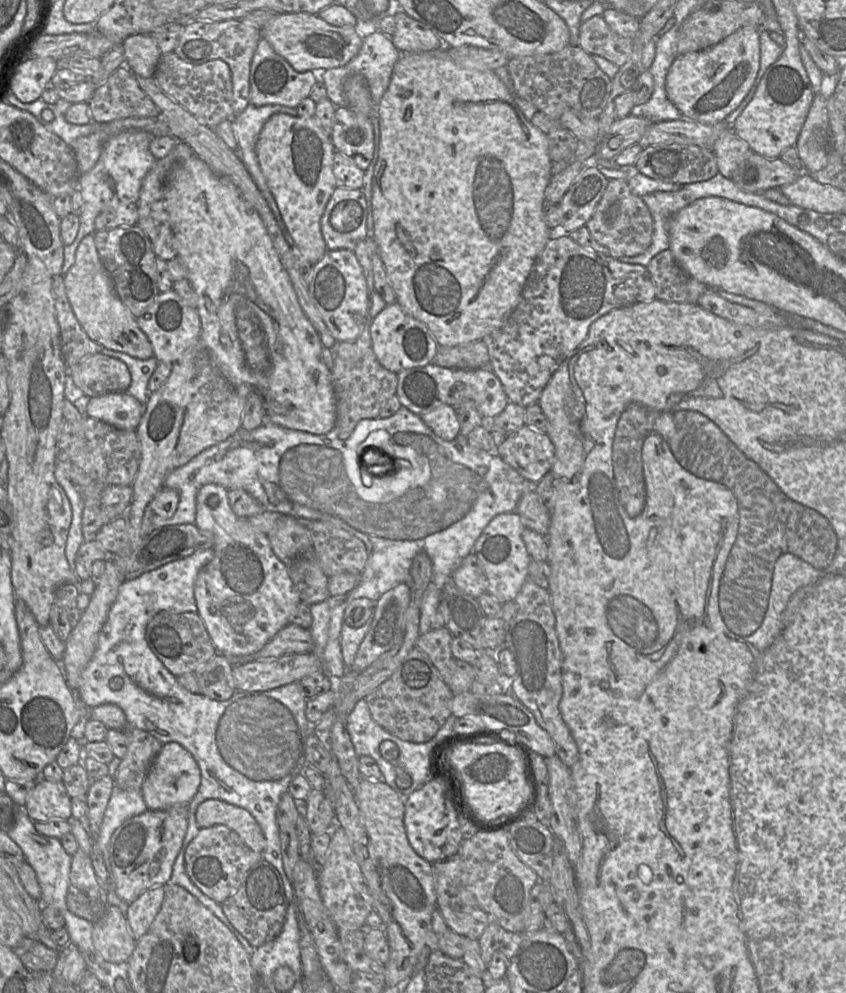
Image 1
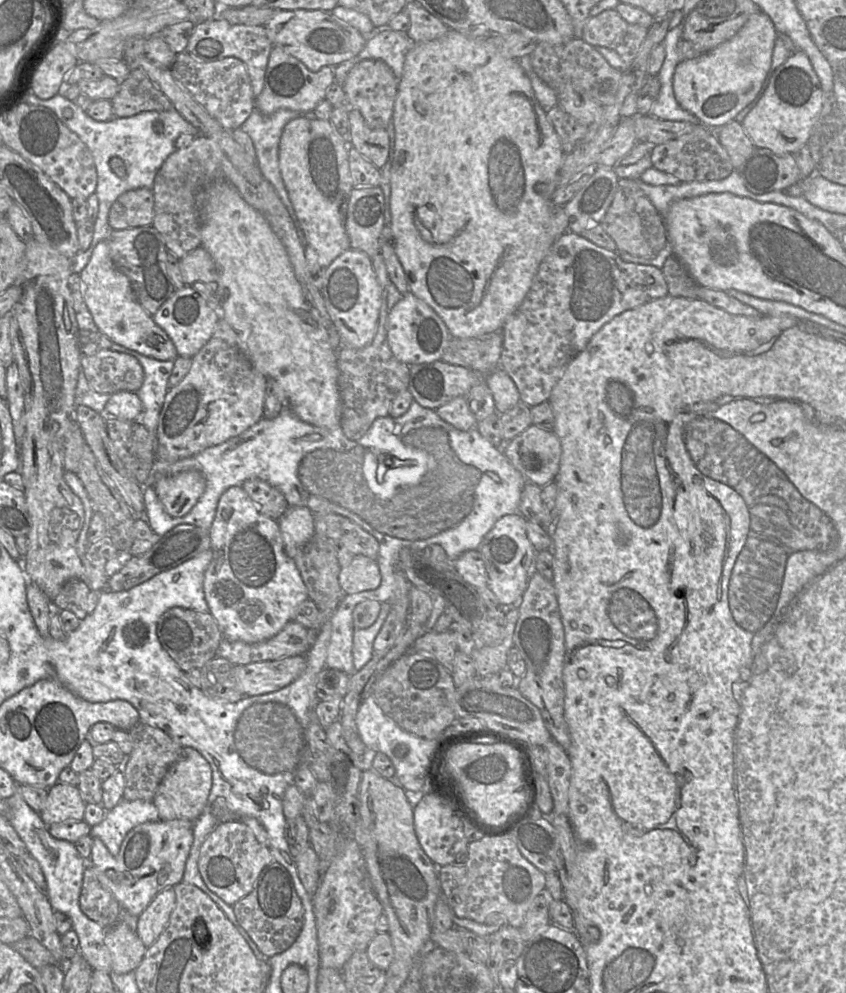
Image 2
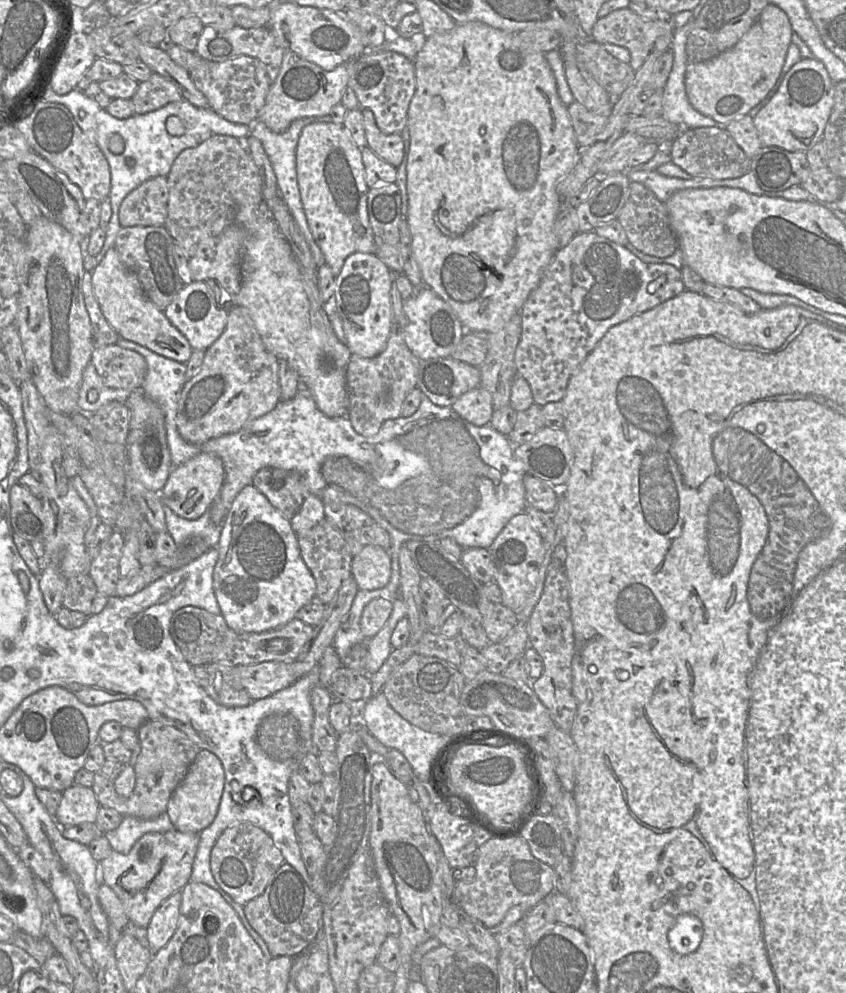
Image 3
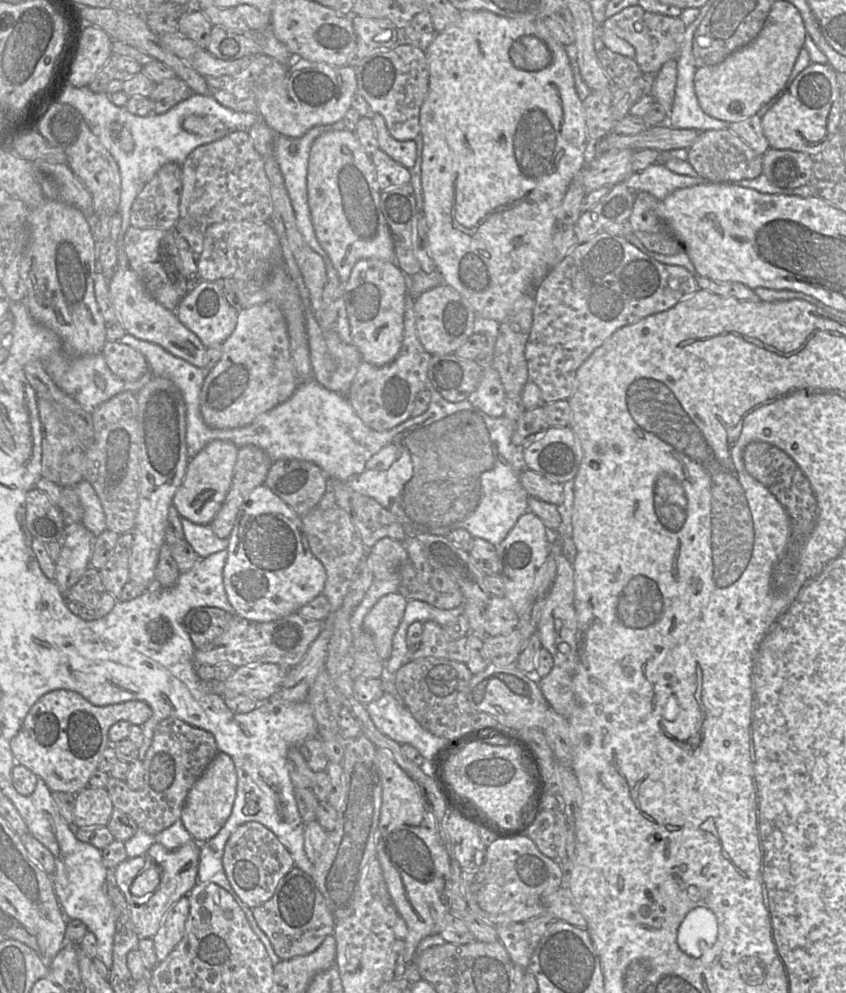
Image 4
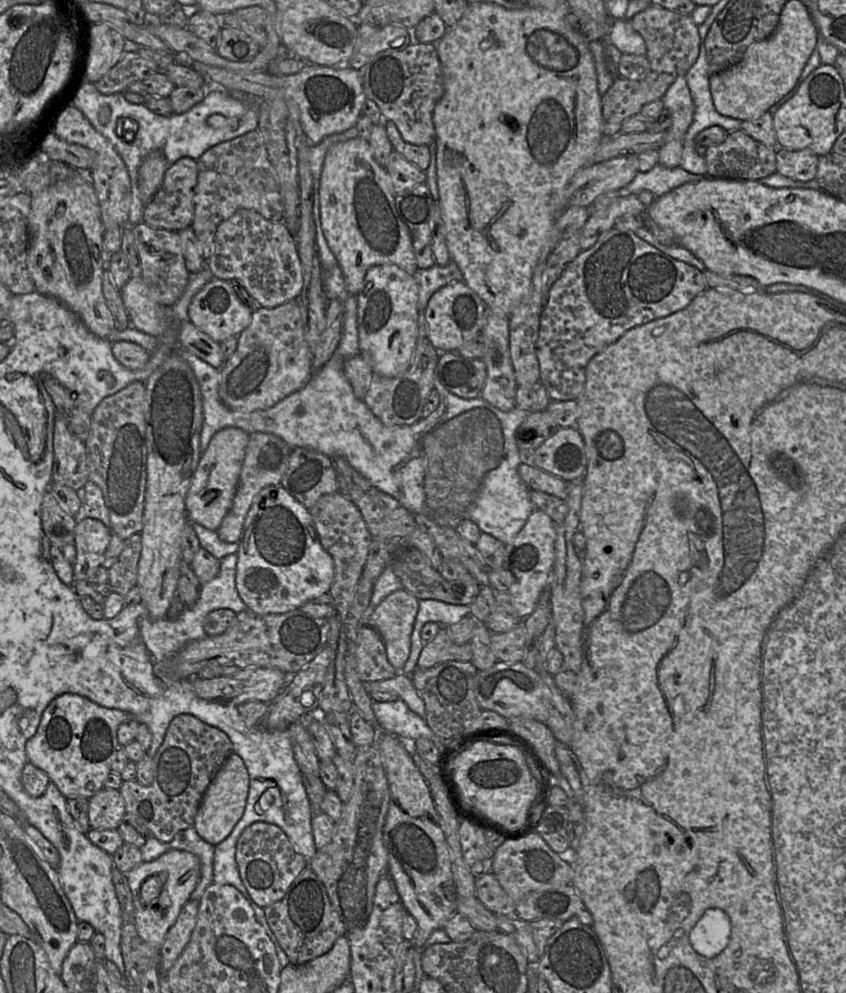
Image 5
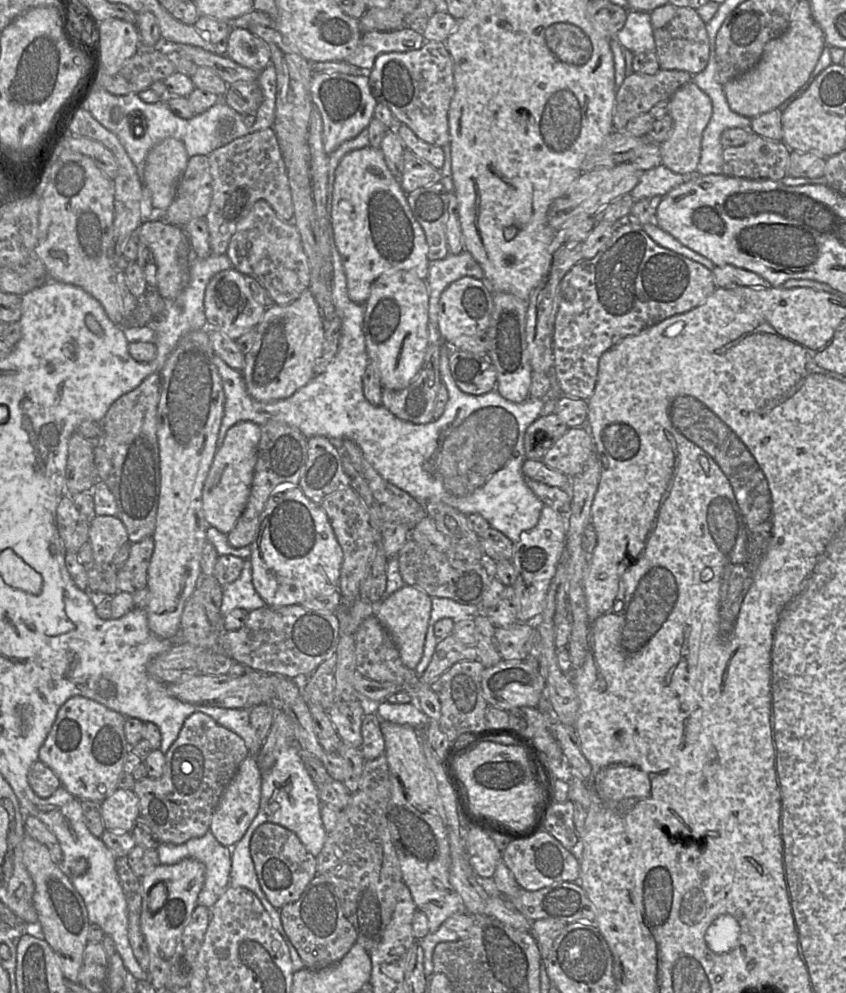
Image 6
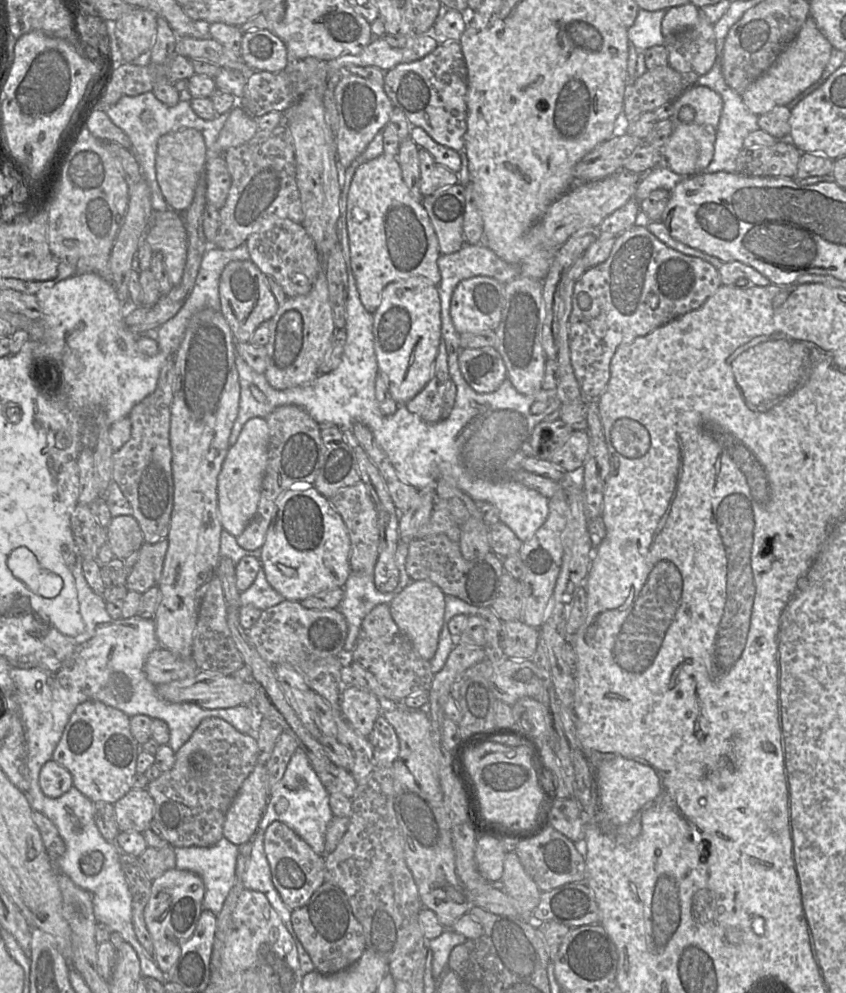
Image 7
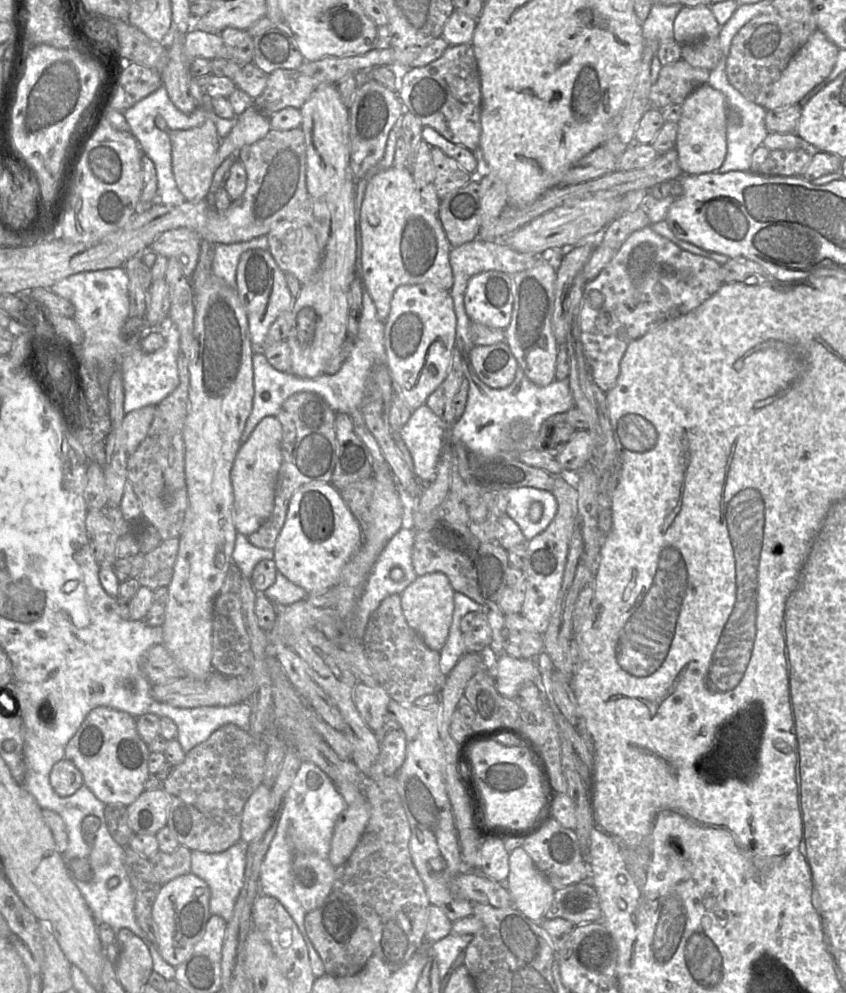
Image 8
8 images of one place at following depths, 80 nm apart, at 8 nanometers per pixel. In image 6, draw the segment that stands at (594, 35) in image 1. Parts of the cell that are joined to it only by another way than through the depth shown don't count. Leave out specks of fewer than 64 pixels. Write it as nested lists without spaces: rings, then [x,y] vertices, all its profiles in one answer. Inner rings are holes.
[[[667,4],[650,12],[651,26],[655,41],[654,52],[662,70],[678,70],[692,75],[703,71],[710,57],[709,36],[706,23],[697,10]]]

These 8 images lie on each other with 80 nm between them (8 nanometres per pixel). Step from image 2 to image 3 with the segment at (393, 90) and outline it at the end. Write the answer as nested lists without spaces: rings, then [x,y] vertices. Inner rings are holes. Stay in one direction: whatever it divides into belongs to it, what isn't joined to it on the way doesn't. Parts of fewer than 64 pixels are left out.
[[[366,51],[349,65],[349,82],[361,109],[370,110],[378,128],[385,134],[402,134],[410,101],[416,90],[414,61],[391,51]]]

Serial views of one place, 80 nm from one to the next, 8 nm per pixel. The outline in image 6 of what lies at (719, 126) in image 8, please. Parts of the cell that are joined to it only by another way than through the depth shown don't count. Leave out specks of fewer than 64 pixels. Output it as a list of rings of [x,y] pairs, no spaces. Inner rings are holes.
[[[690,82],[668,100],[668,115],[673,122],[671,134],[659,145],[661,164],[676,174],[696,172],[700,161],[702,135],[712,116],[712,102],[697,85]]]

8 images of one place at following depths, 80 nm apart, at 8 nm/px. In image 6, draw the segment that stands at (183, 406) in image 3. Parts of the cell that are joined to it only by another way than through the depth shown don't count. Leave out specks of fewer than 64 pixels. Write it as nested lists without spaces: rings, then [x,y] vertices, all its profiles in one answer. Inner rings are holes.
[[[309,290],[288,304],[272,304],[267,307],[254,328],[255,339],[251,348],[245,353],[245,363],[241,370],[243,382],[250,396],[260,402],[281,400],[308,384],[315,376],[315,364],[322,354],[324,327],[325,320],[319,305]]]

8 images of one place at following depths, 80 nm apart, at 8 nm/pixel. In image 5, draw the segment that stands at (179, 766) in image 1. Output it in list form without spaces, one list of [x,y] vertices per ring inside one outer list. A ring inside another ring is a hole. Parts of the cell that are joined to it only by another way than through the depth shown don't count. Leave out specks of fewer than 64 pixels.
[[[233,753],[209,784],[195,816],[193,828],[207,843],[217,846],[231,834],[242,818],[249,793],[249,781],[249,774],[242,758]]]

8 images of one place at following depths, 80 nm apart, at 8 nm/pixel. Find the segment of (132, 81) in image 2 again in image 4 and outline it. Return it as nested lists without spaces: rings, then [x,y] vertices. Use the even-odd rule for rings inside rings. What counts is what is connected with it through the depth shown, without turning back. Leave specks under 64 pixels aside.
[[[175,77],[156,83],[148,98],[153,102],[153,113],[162,114],[194,94],[181,79]]]

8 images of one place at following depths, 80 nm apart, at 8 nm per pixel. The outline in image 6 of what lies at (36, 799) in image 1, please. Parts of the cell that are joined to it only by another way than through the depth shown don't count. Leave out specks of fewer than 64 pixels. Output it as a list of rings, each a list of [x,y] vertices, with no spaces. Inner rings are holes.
[[[117,789],[101,802],[101,816],[107,831],[131,832],[139,818],[139,800],[131,789]]]

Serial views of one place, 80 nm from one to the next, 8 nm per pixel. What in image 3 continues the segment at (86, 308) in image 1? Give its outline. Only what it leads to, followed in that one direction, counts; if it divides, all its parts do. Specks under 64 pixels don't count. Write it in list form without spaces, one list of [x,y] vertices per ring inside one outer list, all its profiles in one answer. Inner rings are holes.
[[[114,248],[107,250],[100,262],[88,272],[102,314],[121,338],[140,344],[165,358],[181,363],[188,361],[194,352],[188,340],[171,324],[163,310],[146,298],[138,279],[122,263]]]

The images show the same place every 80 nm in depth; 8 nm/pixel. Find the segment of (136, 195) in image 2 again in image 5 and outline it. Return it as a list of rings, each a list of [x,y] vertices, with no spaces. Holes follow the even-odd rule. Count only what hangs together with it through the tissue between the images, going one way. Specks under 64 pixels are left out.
[[[183,157],[170,164],[162,185],[151,201],[144,205],[141,222],[155,228],[180,231],[190,225],[194,217],[194,189],[198,181],[197,159]]]

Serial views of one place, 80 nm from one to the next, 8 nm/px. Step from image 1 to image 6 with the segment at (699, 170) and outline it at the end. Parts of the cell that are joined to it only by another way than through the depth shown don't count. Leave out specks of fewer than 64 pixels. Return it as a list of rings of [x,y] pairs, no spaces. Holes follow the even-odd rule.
[[[753,134],[750,141],[723,149],[722,175],[781,181],[787,176],[791,150],[782,142]]]

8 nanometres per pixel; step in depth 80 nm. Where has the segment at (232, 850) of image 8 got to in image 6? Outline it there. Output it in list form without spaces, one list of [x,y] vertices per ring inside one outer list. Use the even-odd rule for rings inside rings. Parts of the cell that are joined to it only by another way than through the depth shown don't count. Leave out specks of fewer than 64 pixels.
[[[211,832],[179,845],[160,843],[156,850],[162,865],[173,865],[183,859],[194,859],[204,865],[205,879],[197,900],[199,906],[210,909],[229,887],[232,848],[220,844]]]

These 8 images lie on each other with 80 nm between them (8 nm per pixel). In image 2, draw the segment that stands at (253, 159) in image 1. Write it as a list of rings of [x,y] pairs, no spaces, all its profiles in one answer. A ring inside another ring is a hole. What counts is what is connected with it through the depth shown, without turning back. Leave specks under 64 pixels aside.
[[[255,109],[240,127],[252,139],[256,163],[262,176],[272,185],[294,222],[294,210],[279,170],[278,150],[284,126],[295,118],[319,119],[316,115],[299,116],[292,110],[279,110],[271,115],[264,115]]]

